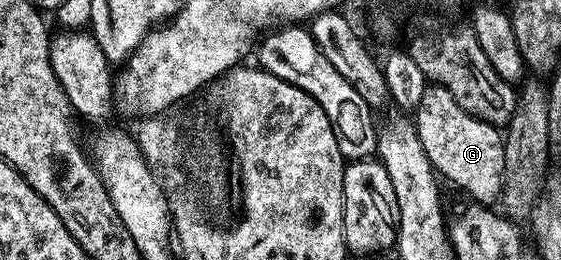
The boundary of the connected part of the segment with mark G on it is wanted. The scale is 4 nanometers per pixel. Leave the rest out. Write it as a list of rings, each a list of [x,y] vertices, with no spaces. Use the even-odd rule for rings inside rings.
[[[429,84],[423,92],[416,111],[415,129],[423,144],[423,152],[442,179],[454,182],[470,194],[474,203],[492,207],[502,197],[504,188],[504,137],[496,126],[471,116],[459,104],[447,88]]]

